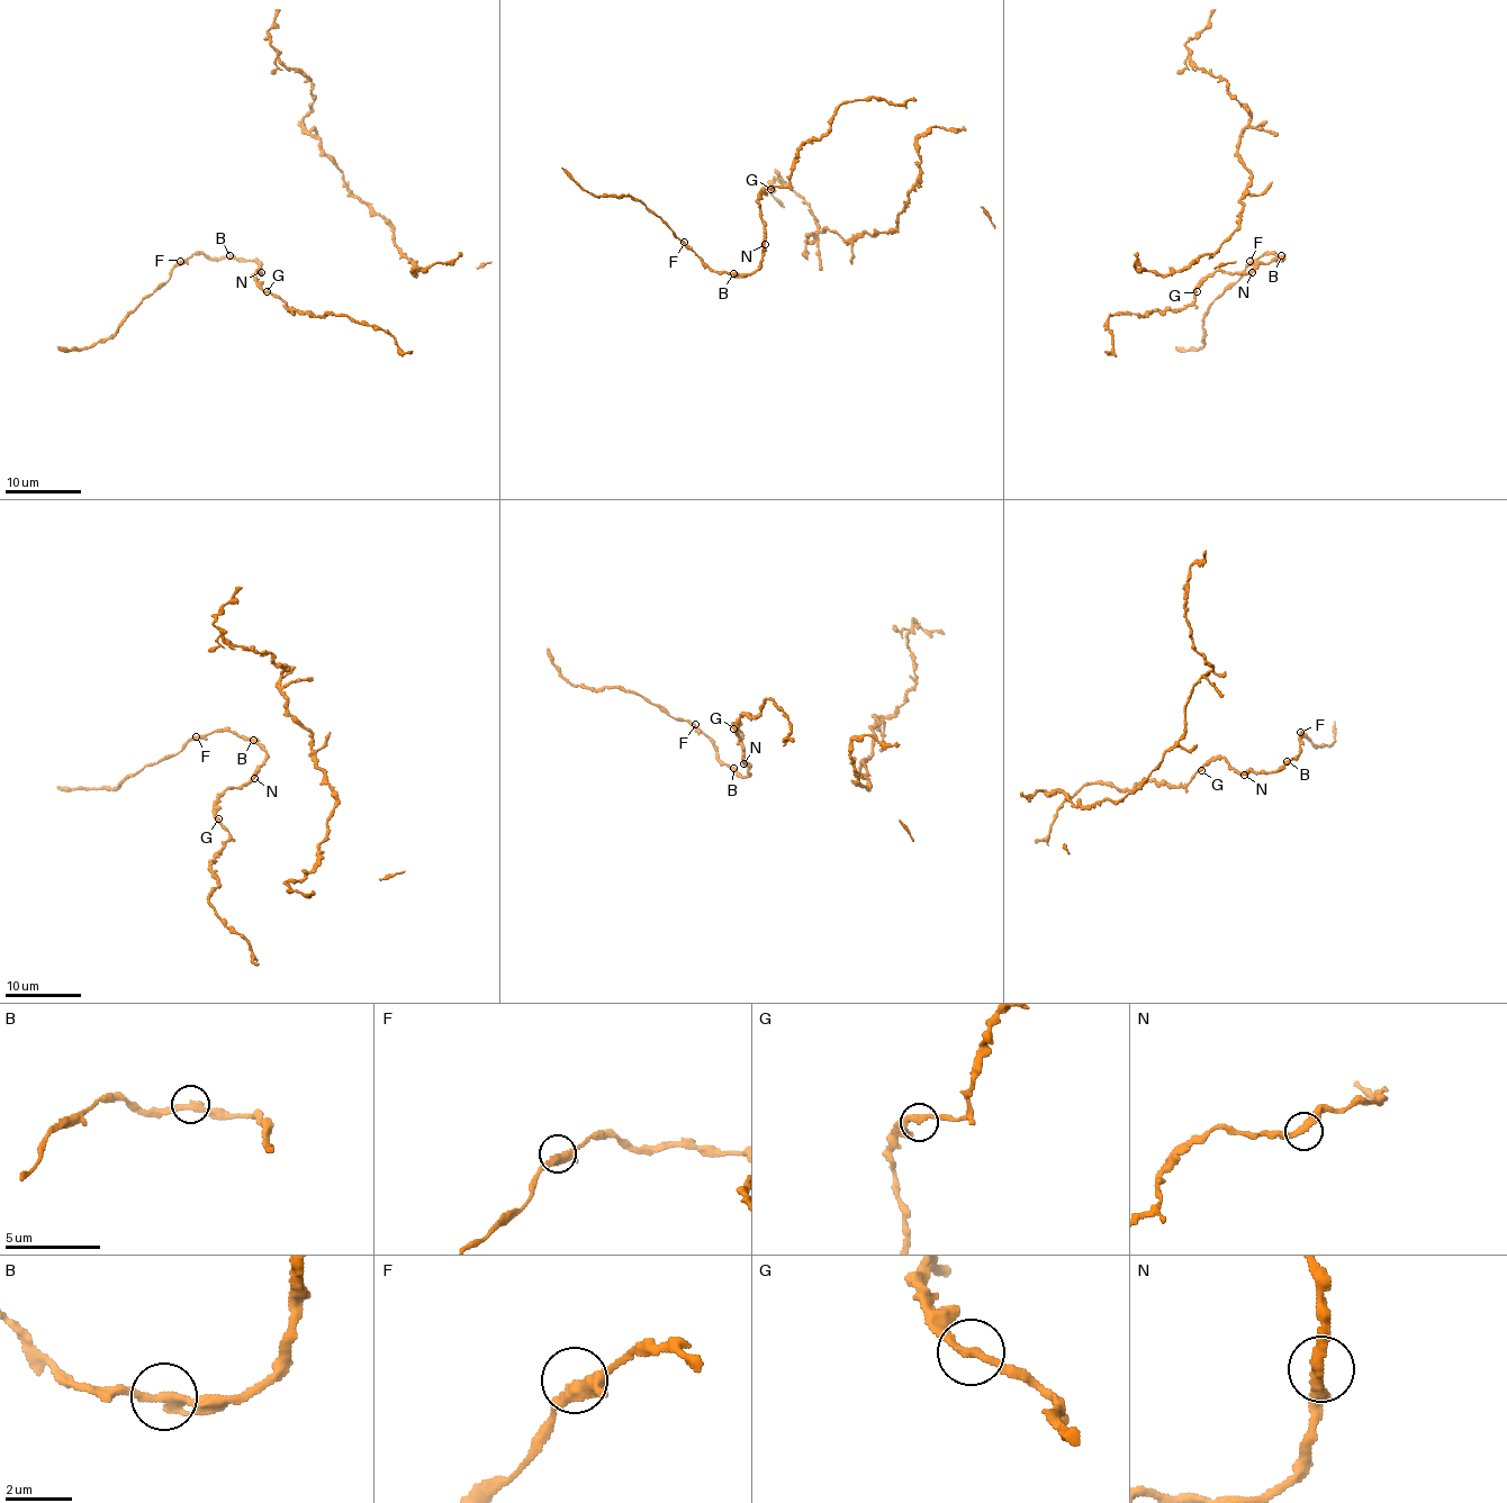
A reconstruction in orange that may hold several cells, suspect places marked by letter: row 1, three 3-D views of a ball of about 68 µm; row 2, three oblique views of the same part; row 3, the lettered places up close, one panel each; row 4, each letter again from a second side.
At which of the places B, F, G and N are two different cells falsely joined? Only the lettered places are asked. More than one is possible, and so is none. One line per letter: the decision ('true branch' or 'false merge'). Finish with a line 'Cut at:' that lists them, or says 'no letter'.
B: true branch
F: true branch
G: true branch
N: true branch
Cut at: no letter

